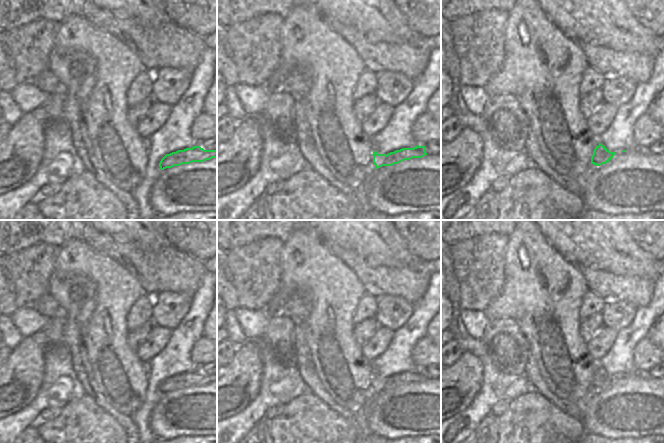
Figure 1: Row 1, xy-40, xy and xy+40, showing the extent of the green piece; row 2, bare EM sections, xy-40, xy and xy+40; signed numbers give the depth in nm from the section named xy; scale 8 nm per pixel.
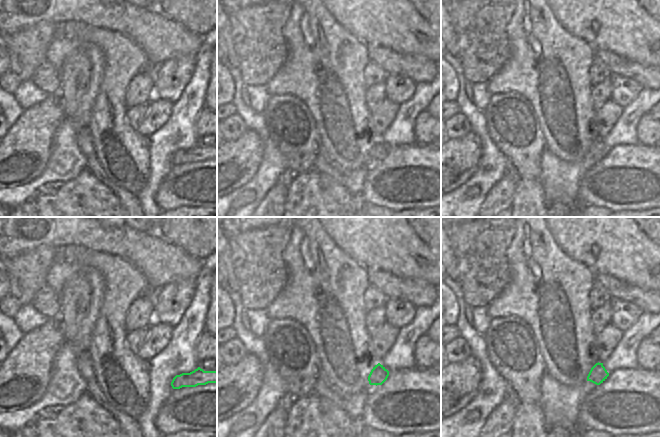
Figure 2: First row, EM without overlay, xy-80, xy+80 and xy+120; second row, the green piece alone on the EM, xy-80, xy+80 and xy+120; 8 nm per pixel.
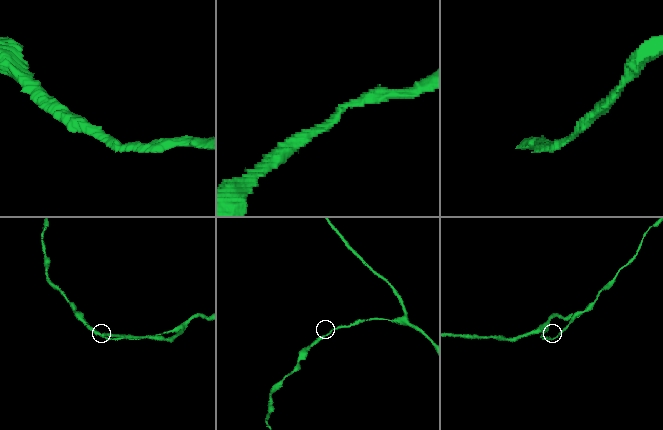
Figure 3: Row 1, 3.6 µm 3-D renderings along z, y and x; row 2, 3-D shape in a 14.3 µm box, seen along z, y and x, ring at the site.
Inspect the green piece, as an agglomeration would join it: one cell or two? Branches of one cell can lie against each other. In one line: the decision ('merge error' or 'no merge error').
no merge error

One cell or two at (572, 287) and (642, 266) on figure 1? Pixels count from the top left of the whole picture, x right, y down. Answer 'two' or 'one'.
two

